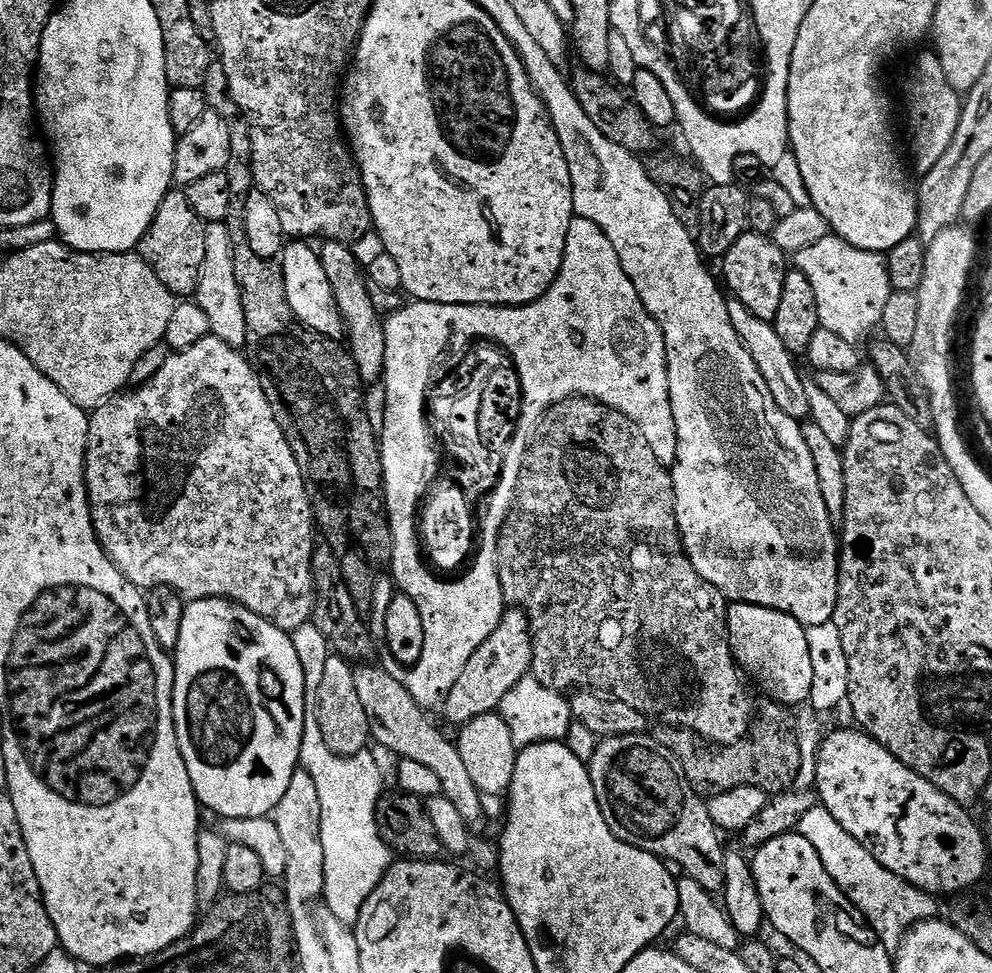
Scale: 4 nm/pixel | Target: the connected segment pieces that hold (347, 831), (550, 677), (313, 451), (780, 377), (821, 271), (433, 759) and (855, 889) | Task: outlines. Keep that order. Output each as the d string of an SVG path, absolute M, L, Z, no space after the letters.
M309 622L298 626L298 630L294 630L290 635L294 642L294 650L298 654L298 662L302 662L304 675L304 729L300 747L300 768L308 772L310 778L314 778L314 786L318 786L318 798L322 801L322 850L326 854L322 904L334 914L334 917L338 918L338 921L355 926L362 906L366 906L370 894L374 894L374 890L382 882L382 878L388 873L394 860L388 843L380 837L380 831L376 825L376 807L386 785L380 777L380 764L374 757L368 756L369 754L352 757L336 756L329 746L326 746L319 725L319 690L330 649L322 630L318 630L316 624Z
M575 396L573 400L558 402L544 415L536 431L532 433L532 441L524 455L516 493L512 495L512 508L500 525L498 542L494 546L494 566L498 570L505 601L524 609L528 616L534 646L531 675L542 682L542 686L561 694L568 694L573 690L607 694L614 700L626 702L626 706L634 706L634 710L653 721L664 720L660 722L696 732L705 740L721 746L736 744L748 735L754 723L752 700L740 681L741 669L732 657L728 633L729 601L725 600L717 588L710 586L710 582L700 577L684 552L684 540L680 537L676 517L676 491L672 473L662 466L662 462L658 462L658 454L650 450L646 434L642 434L642 430L634 426L634 422L630 422L626 414L599 404L596 400Z
M243 242L233 243L232 249L234 278L238 278L238 290L242 290L242 310L246 310L246 355L262 382L262 390L266 390L270 410L274 410L274 418L278 426L282 426L290 450L294 450L294 458L298 458L319 535L323 543L334 550L334 558L338 558L354 606L358 606L362 614L371 613L378 577L376 567L389 559L394 524L388 518L388 506L384 503L380 442L364 409L365 385L354 366L352 353L341 341L305 328L291 312L281 265L276 260L258 258L258 254Z
M734 299L728 300L728 309L730 310L730 322L734 322L734 330L738 330L738 338L742 338L742 346L754 358L754 366L758 366L758 374L766 381L766 387L770 390L770 395L774 402L778 402L778 410L782 414L790 414L790 418L801 422L807 421L810 417L810 402L806 402L806 380L800 377L800 368L797 357L792 355L790 350L786 350L786 345L782 338L778 338L778 330L775 323L754 318L742 302Z
M830 234L822 238L822 242L814 242L814 246L795 253L794 268L795 271L806 274L806 278L810 280L810 286L814 286L814 299L818 302L820 327L831 330L834 334L838 334L838 338L846 338L846 342L854 345L859 345L860 339L867 332L875 333L879 329L882 309L886 307L886 301L893 292L888 265L881 253L858 250L858 246L850 246L850 242Z
M360 666L354 671L355 689L358 690L359 699L362 701L363 709L369 719L369 730L371 739L378 742L384 748L389 748L396 756L401 756L404 760L409 760L409 765L416 768L425 768L426 770L434 770L434 774L438 774L440 779L440 791L447 800L454 802L454 806L458 809L458 814L462 814L462 818L469 826L476 826L476 823L484 816L485 801L480 795L478 786L474 786L474 781L470 778L470 773L466 771L466 766L462 762L462 754L458 754L455 743L451 739L447 740L442 733L436 729L434 721L428 717L429 713L420 707L418 702L414 702L414 698L406 690L403 679L399 675L391 676L384 668L368 668L372 666Z
M823 806L810 810L810 814L802 818L798 831L806 838L806 842L810 842L810 846L814 846L814 850L818 850L818 858L822 858L822 866L826 866L830 878L834 878L846 898L850 898L852 905L871 924L888 952L894 954L900 949L900 941L908 929L921 924L923 920L937 919L937 897L931 892L915 888L898 874L886 870L886 866L878 863L876 856L870 854L870 850L866 850L862 842L855 840L850 834L846 834L846 830L842 830L842 826L838 826L830 810Z

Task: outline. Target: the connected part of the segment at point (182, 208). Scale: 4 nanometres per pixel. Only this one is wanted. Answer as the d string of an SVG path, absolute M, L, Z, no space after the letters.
M169 190L162 198L154 214L152 224L140 239L138 255L158 274L160 281L172 291L177 298L188 298L198 286L202 270L202 258L206 258L206 225L190 207L187 191Z

